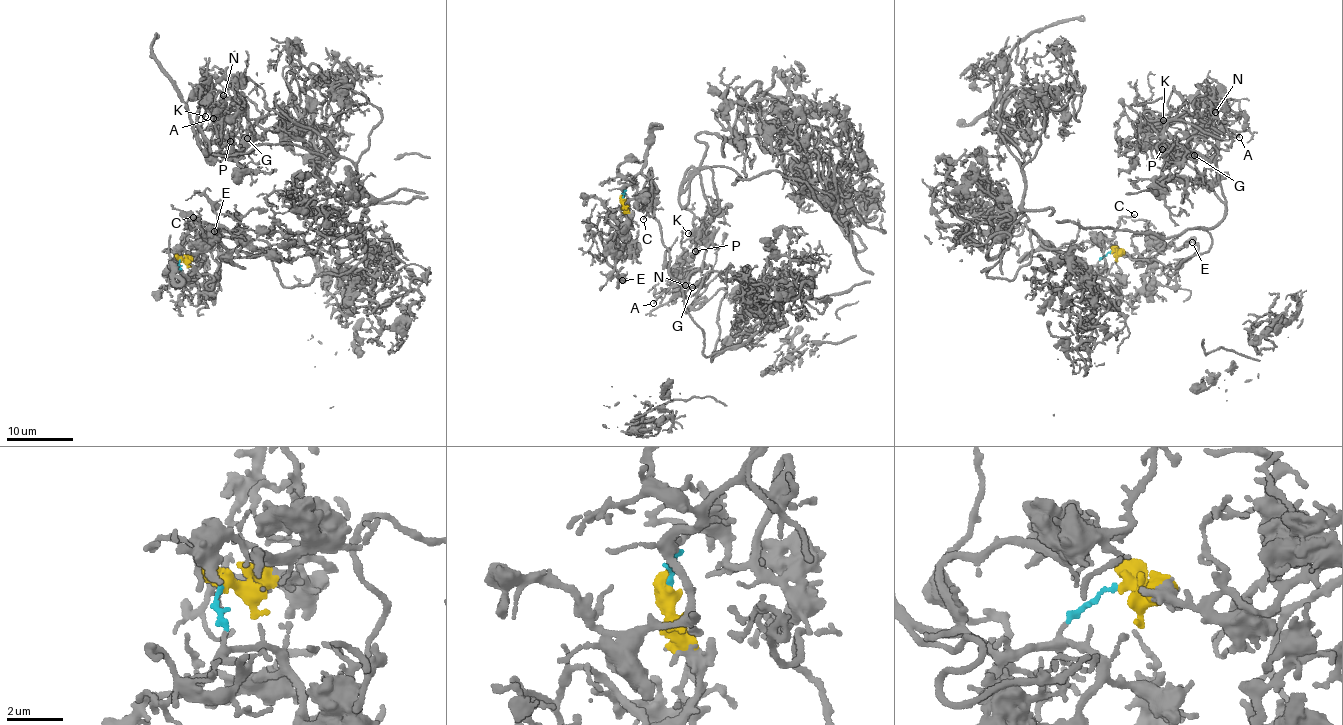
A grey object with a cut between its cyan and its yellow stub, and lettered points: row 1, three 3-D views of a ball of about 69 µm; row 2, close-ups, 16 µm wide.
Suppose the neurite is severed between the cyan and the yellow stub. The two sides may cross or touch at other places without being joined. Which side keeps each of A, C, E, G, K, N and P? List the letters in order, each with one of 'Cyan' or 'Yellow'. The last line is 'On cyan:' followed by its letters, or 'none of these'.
A: Cyan
C: Cyan
E: Yellow
G: Cyan
K: Cyan
N: Cyan
P: Cyan
On cyan: A, C, G, K, N, P

